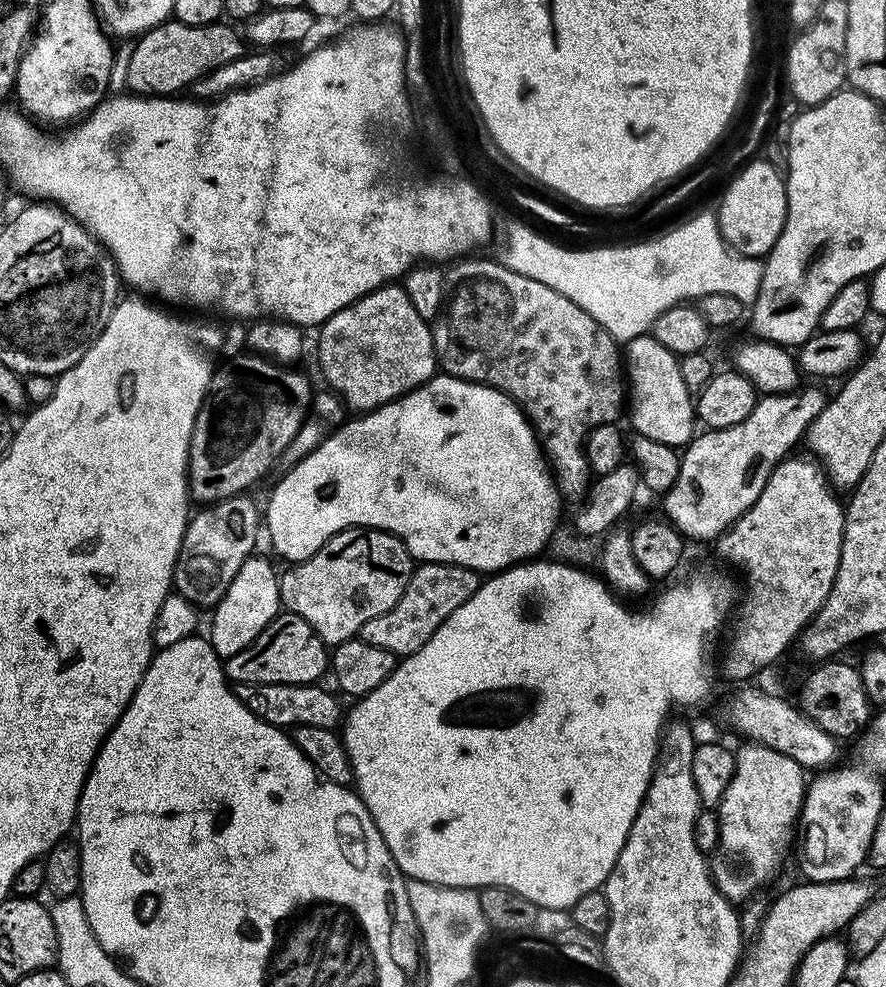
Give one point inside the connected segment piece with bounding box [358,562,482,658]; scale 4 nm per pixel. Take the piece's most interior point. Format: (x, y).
(435, 590)

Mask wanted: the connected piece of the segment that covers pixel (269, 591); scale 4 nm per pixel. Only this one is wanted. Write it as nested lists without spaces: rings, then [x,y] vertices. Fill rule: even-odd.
[[[259,555],[250,556],[242,564],[232,583],[228,584],[222,599],[213,607],[212,628],[208,633],[209,643],[214,646],[232,644],[243,646],[252,644],[254,638],[279,615],[282,605],[280,603],[280,581],[277,569]]]

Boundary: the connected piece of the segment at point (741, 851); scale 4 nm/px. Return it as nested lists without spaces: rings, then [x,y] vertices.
[[[764,744],[741,745],[735,749],[736,773],[718,805],[720,843],[710,860],[717,890],[733,902],[751,901],[759,893],[756,891],[779,870],[788,831],[797,823],[806,791],[805,769],[794,758]]]

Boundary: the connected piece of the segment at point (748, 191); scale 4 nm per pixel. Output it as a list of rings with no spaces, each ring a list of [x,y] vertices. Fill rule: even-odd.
[[[748,162],[728,184],[718,209],[720,232],[728,247],[741,256],[767,257],[784,229],[788,213],[788,190],[783,175],[771,163]]]

